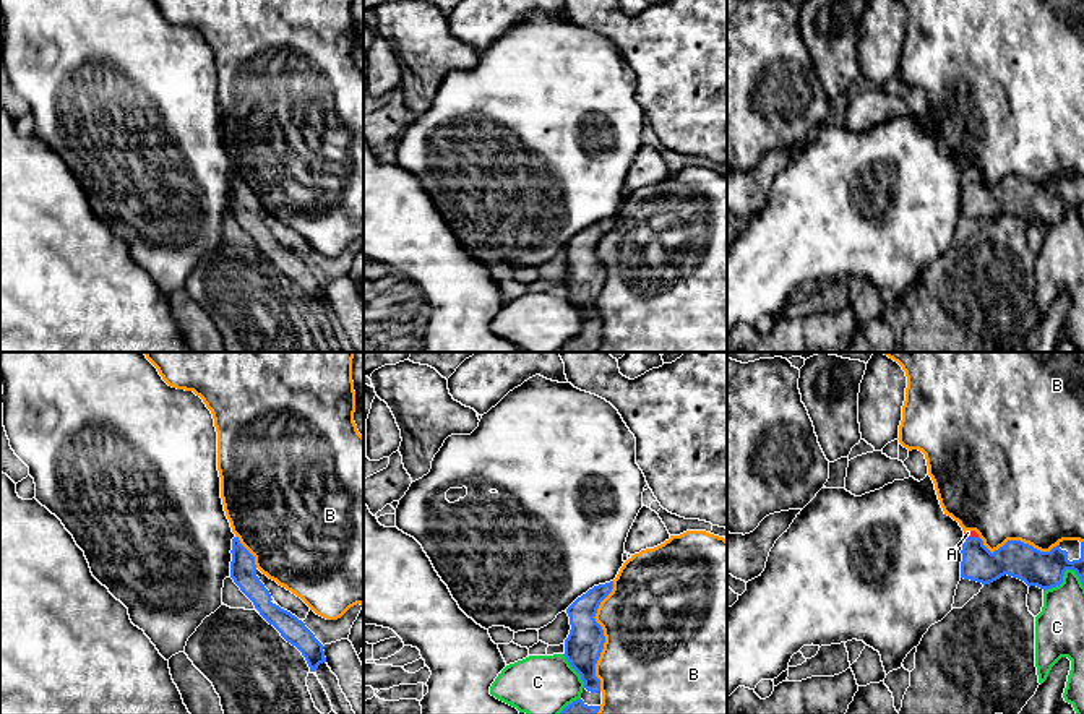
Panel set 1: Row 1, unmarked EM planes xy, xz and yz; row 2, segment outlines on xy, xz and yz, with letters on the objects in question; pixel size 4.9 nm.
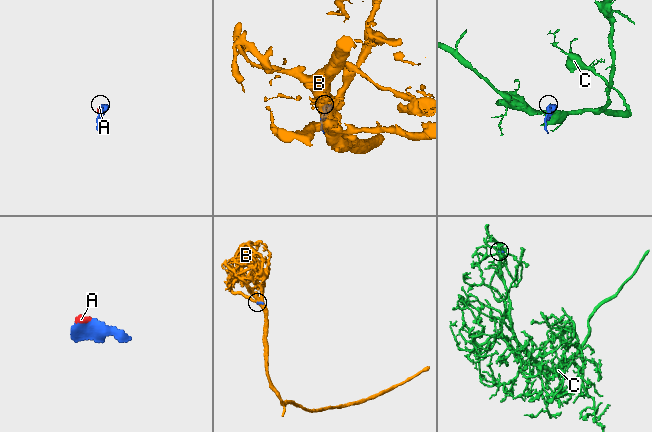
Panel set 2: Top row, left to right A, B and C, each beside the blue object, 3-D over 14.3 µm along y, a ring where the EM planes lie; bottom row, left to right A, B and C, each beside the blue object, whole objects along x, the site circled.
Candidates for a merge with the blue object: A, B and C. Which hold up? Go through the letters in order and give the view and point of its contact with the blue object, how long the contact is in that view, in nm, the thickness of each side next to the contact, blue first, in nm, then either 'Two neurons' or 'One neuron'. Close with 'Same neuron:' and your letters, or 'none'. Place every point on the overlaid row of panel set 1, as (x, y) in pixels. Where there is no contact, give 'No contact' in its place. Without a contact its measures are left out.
A: Touches blue at yz (971, 537). Shared border 70 nm. Thickness 180 nm (blue) against 30 nm. One neuron
B: Touches blue at xz (604, 636). Shared border 550 nm. Thickness 190 nm (blue) against 500 nm. Two neurons
C: Touches blue at xz (575, 669). Shared border 200 nm. Thickness 190 nm (blue) against 280 nm. Two neurons
Same neuron: A

